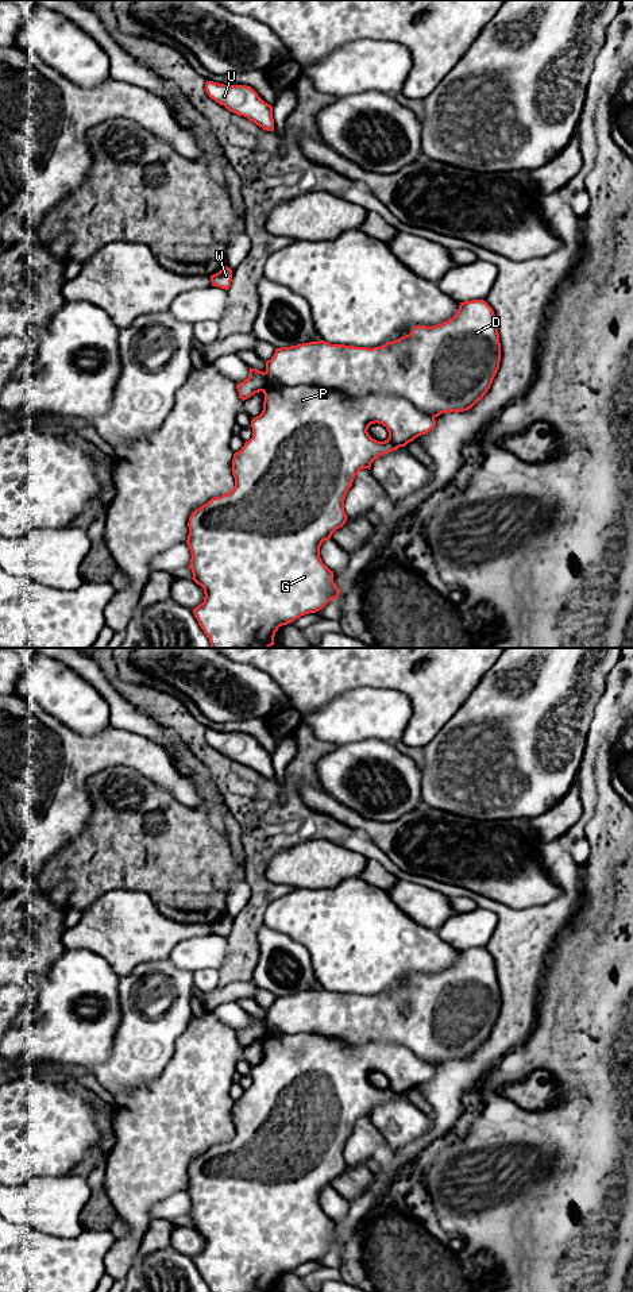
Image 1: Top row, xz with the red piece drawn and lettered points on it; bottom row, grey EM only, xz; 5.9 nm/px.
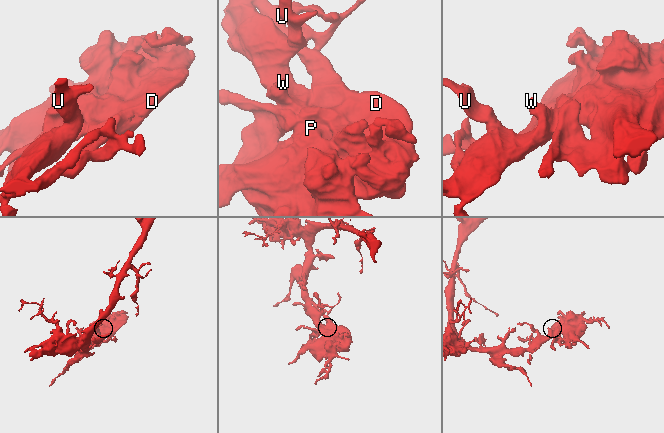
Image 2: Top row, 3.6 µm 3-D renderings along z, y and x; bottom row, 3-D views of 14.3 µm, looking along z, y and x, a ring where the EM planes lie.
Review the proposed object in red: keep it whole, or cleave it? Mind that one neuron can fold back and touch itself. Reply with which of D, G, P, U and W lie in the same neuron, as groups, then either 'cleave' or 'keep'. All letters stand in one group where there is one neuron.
groups D G P U W; keep

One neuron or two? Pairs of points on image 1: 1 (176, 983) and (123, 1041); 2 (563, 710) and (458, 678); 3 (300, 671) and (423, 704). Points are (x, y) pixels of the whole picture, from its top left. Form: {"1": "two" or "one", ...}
{"1": "one", "2": "two", "3": "one"}

